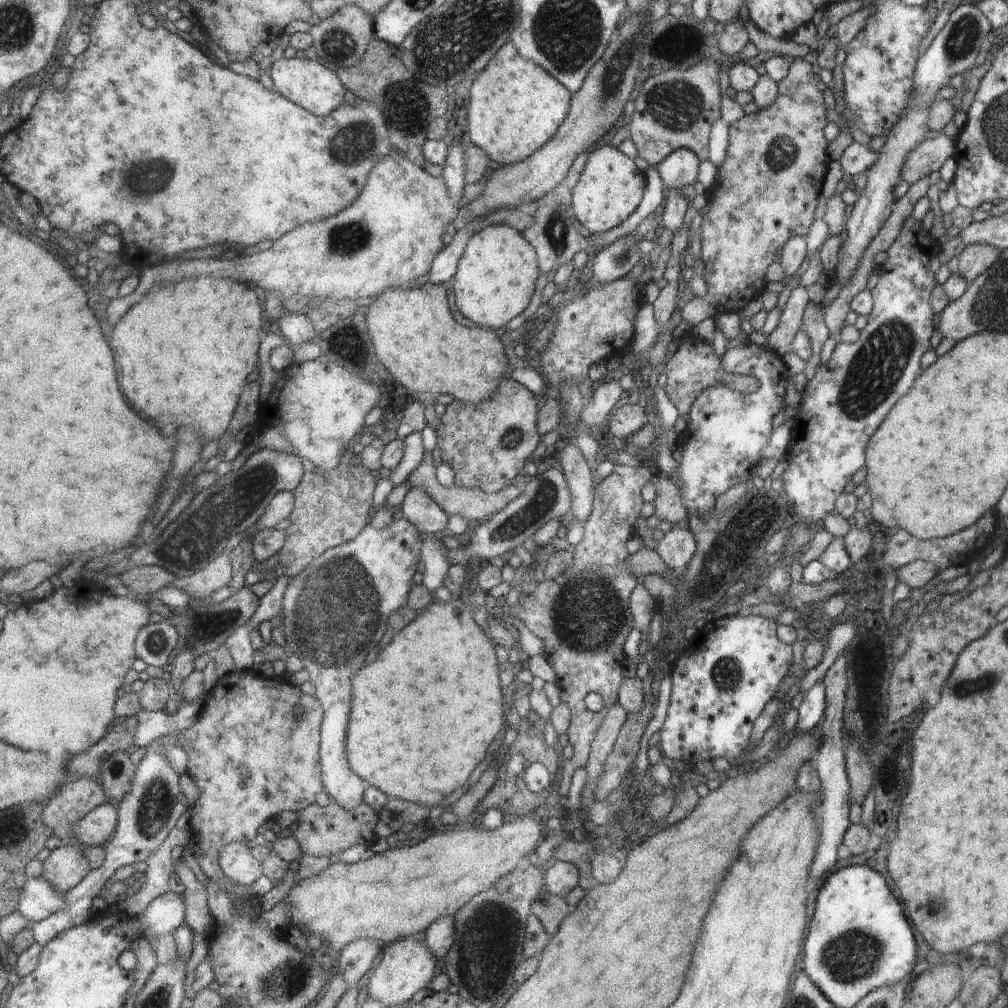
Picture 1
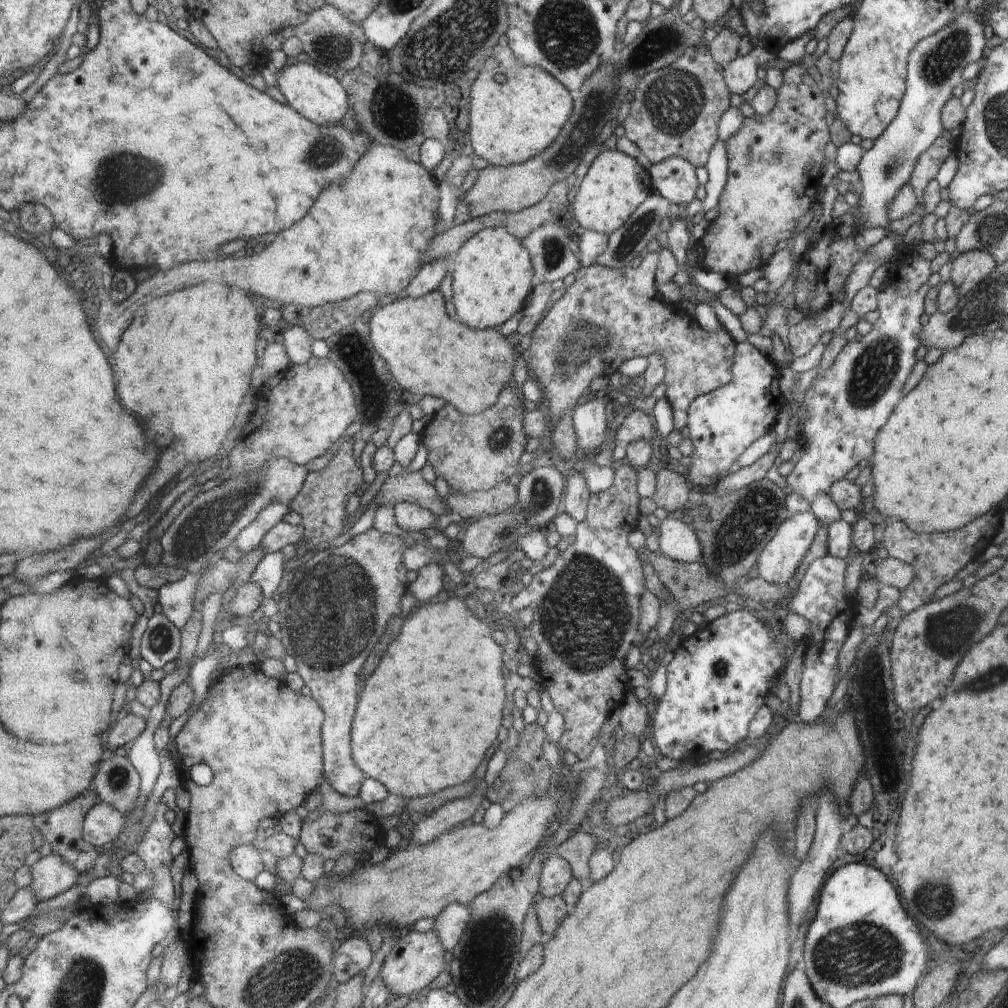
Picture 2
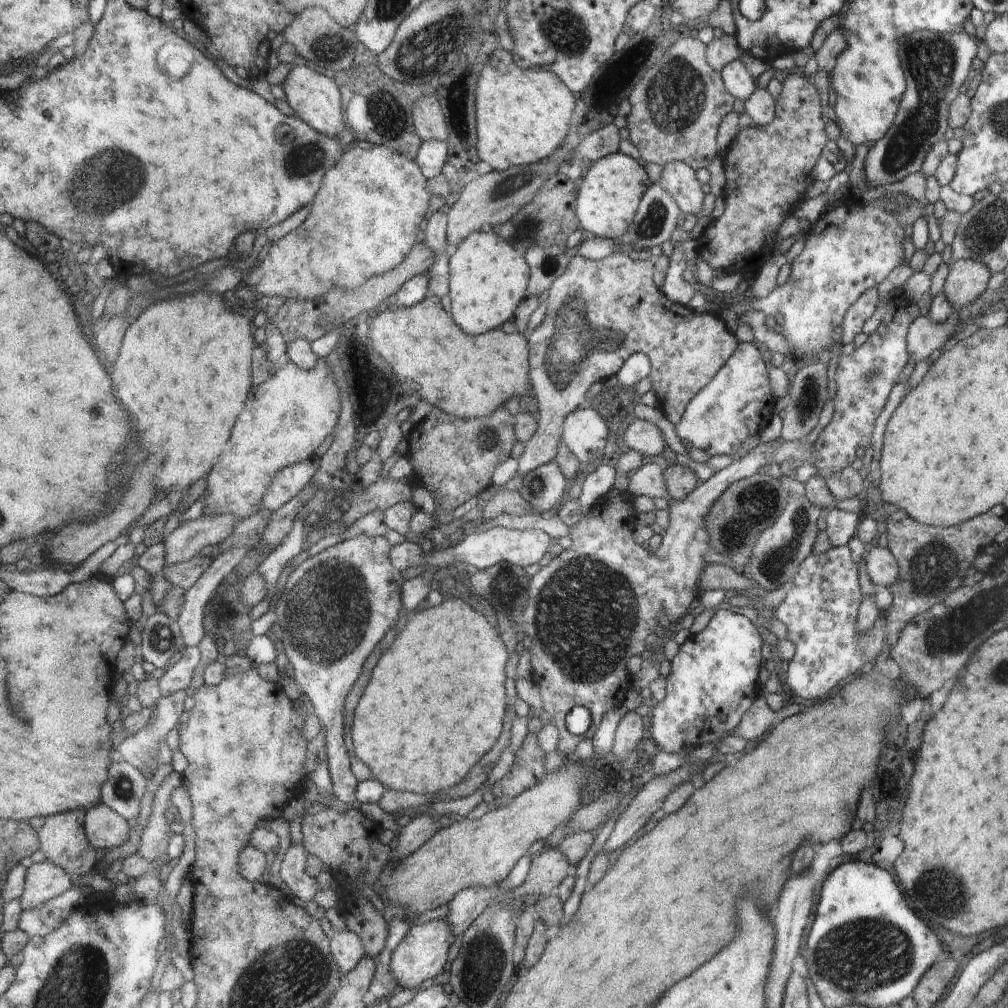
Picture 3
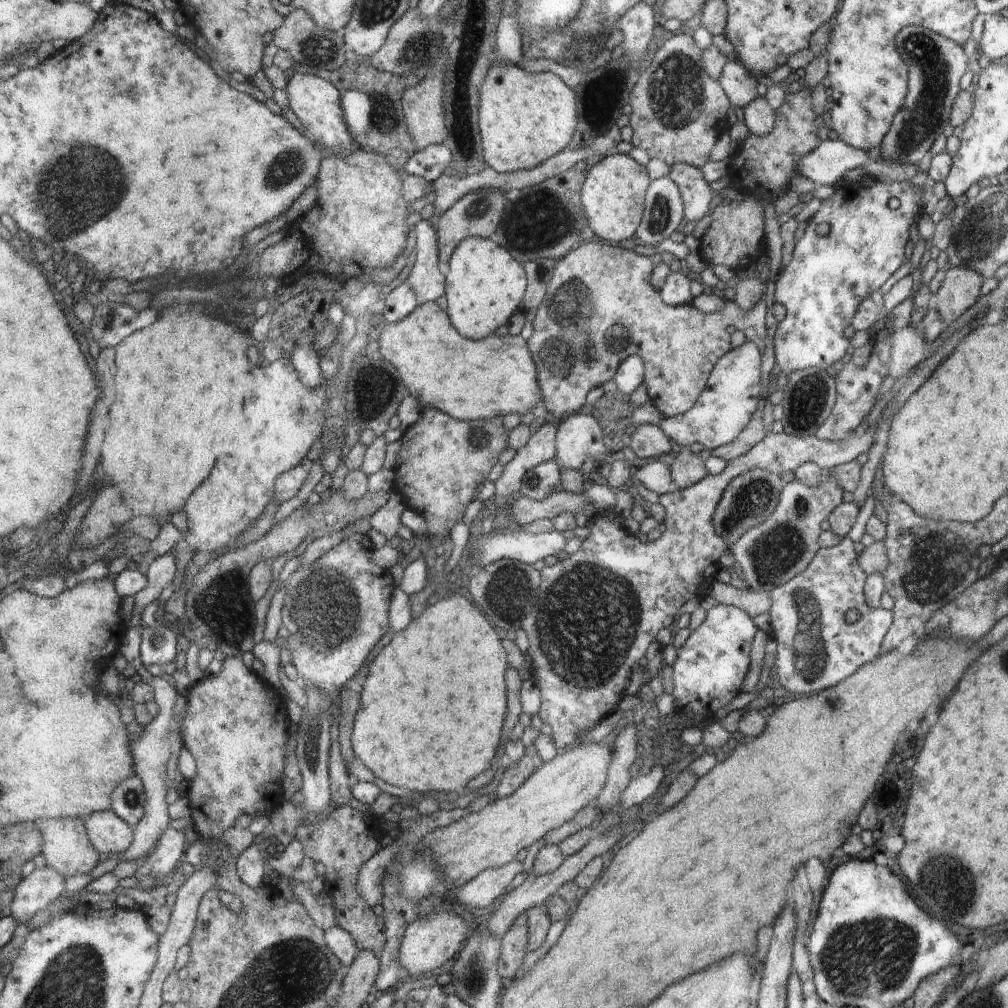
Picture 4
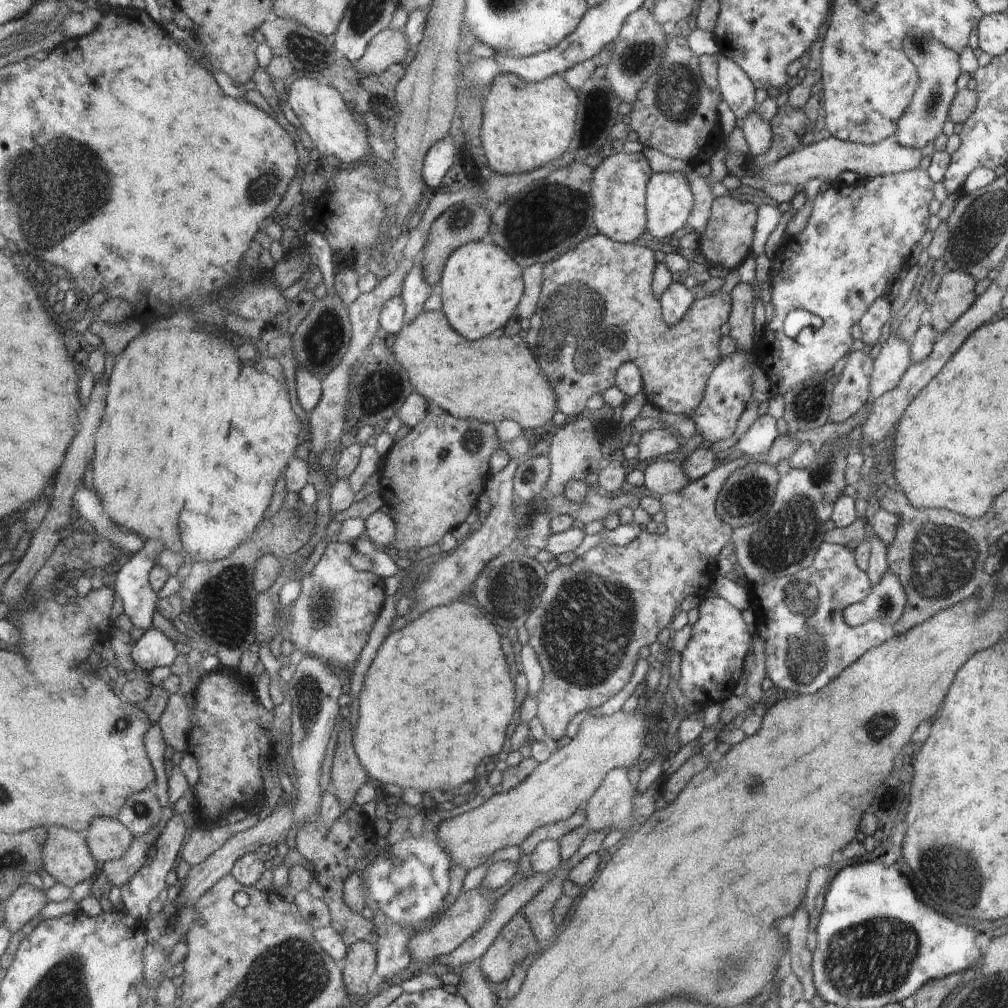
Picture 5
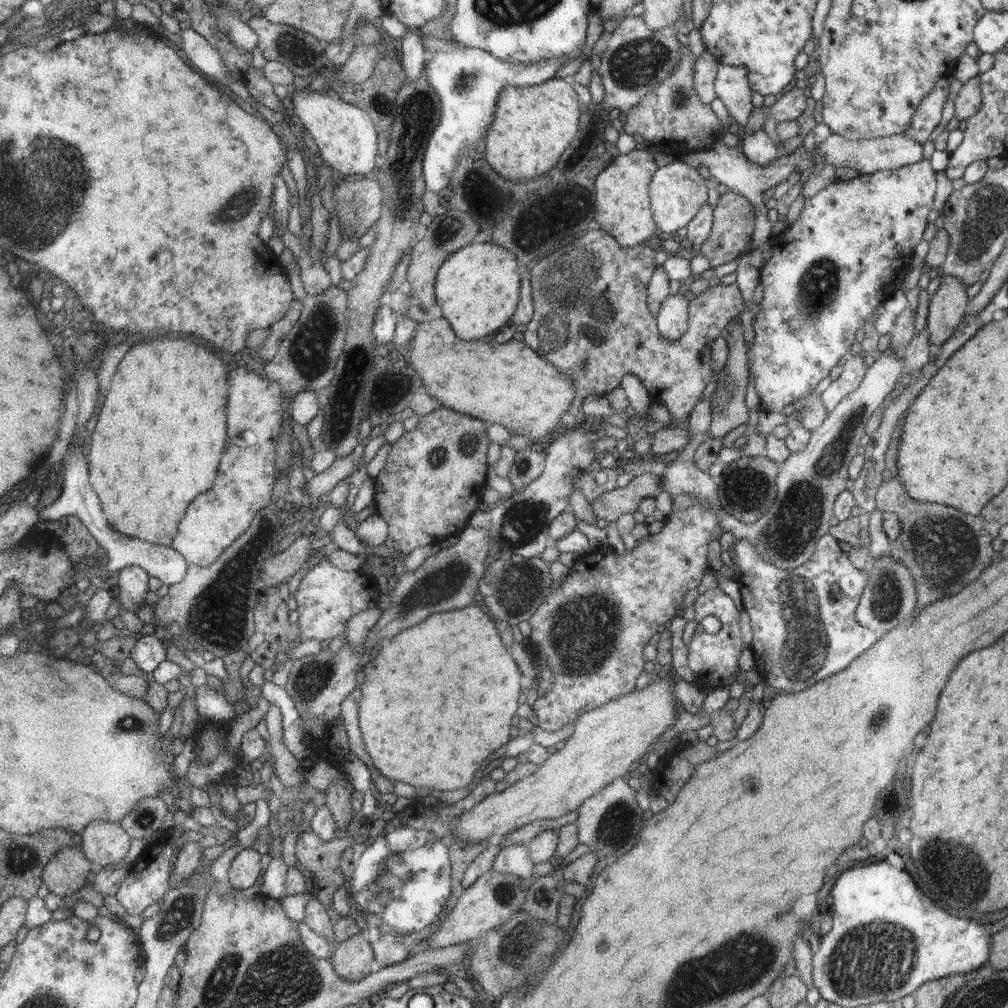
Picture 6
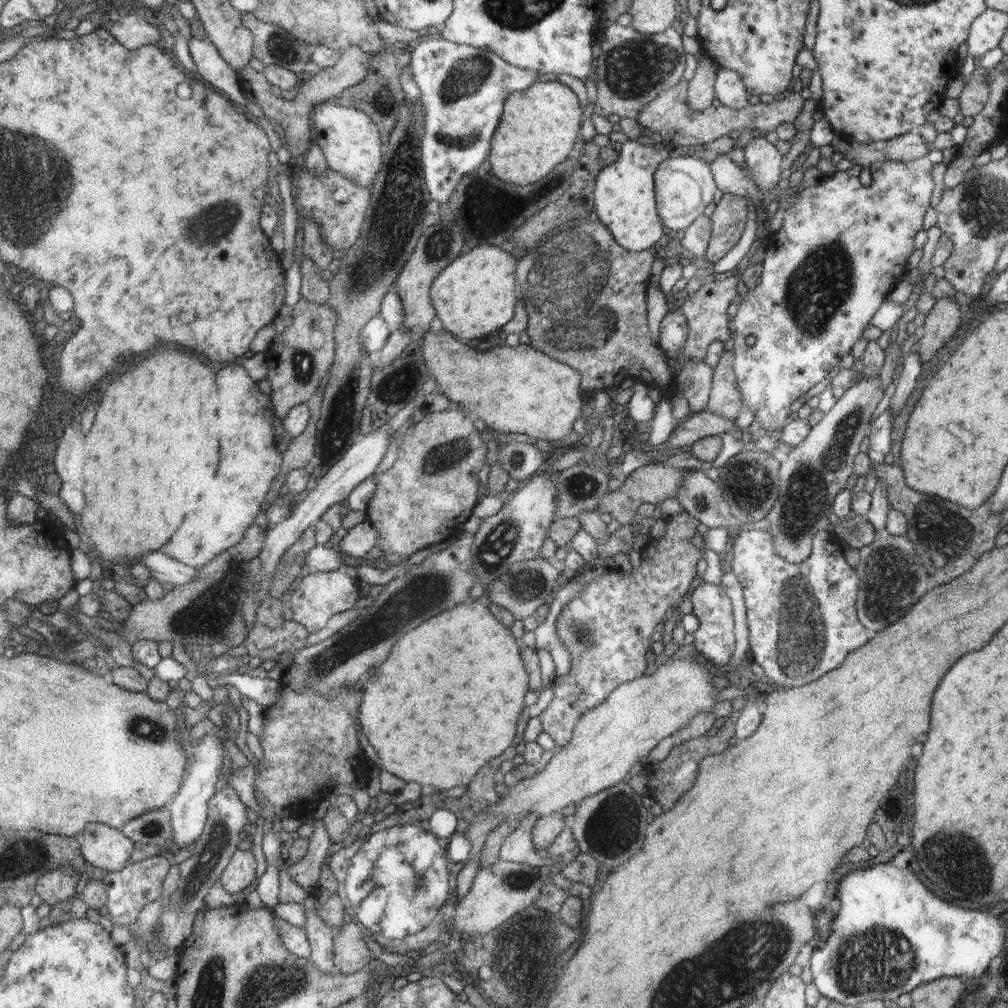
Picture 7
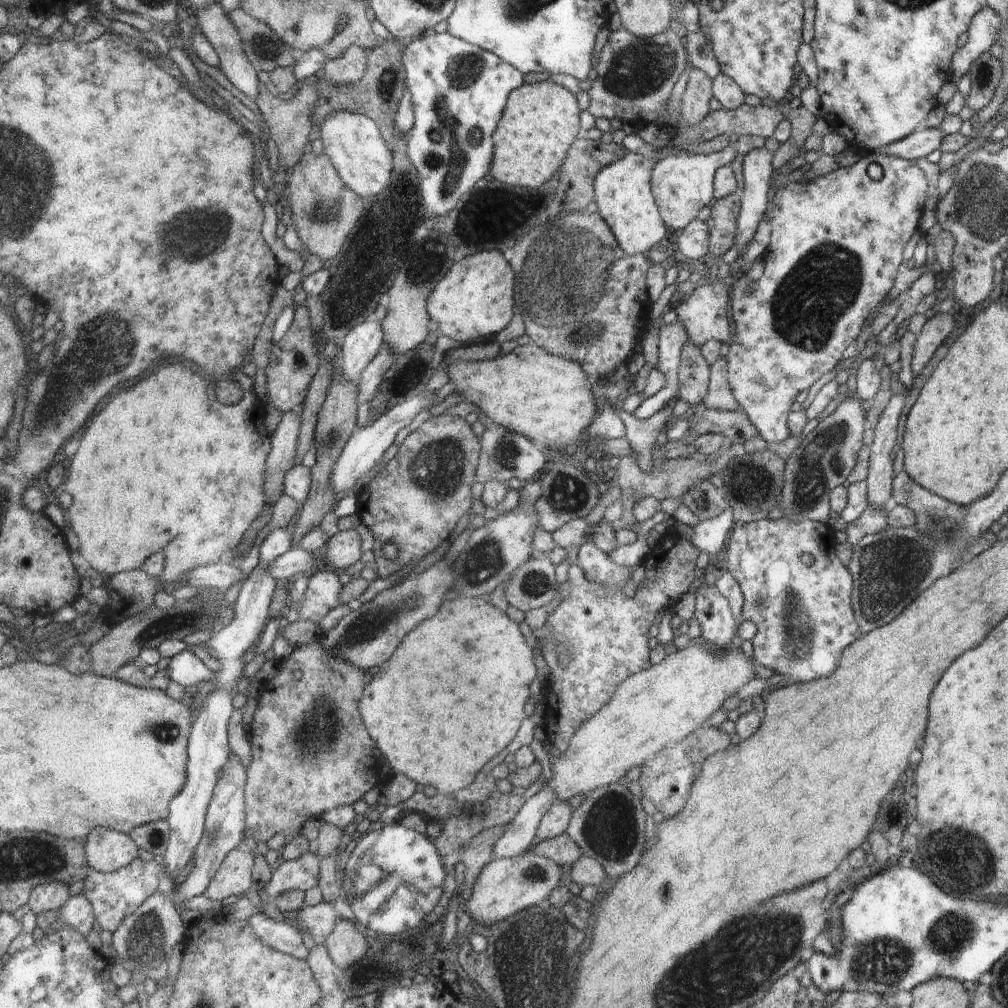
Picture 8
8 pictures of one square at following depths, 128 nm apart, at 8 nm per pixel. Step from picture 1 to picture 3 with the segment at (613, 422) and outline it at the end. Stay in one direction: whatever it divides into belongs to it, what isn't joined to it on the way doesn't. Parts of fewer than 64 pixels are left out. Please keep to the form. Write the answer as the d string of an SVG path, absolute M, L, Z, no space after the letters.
M633 417L626 426L624 443L642 457L660 454L667 446L660 429L650 421Z

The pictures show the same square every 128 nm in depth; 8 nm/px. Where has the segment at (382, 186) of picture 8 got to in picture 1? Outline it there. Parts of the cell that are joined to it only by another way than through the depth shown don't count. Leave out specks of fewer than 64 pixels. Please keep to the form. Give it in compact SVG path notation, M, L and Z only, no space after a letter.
M283 56L272 64L269 75L272 78L274 92L286 96L288 100L292 100L294 104L312 112L314 116L326 116L330 112L336 111L336 108L342 106L342 102L344 102L346 90L342 86L343 82L338 80L338 76L334 72L330 72L318 61Z

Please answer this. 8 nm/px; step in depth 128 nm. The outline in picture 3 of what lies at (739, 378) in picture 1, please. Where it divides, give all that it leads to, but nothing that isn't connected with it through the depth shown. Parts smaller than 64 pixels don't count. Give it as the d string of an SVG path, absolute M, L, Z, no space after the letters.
M614 253L600 260L590 260L578 254L570 257L564 274L551 285L547 297L546 316L528 338L531 370L530 391L534 393L539 409L537 413L538 430L525 442L524 453L518 458L517 475L523 477L536 467L550 463L559 452L560 430L566 414L578 409L578 404L586 402L586 392L590 384L606 376L614 376L622 360L628 360L635 353L644 353L651 362L650 376L652 390L656 392L657 406L665 417L678 424L690 402L710 384L722 370L727 360L735 354L736 338L726 330L726 324L718 314L698 314L688 305L676 304L656 288L652 282L652 262L633 260L627 253Z

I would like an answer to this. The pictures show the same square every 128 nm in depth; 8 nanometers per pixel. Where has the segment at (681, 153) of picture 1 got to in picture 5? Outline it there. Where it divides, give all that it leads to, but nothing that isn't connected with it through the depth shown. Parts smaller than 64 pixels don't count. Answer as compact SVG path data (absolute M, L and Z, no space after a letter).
M695 166L689 167L688 172L684 176L686 176L690 192L694 196L692 212L690 212L690 218L688 218L688 226L691 226L697 235L701 235L706 230L714 196L711 193L707 178L702 177L695 169Z

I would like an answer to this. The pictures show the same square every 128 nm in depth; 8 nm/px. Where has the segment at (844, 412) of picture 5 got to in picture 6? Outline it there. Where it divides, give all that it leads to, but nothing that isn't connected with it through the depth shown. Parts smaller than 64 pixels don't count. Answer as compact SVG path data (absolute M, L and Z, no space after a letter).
M859 354L846 358L840 377L836 381L832 381L828 388L821 393L820 400L828 414L860 386L865 377L862 359Z

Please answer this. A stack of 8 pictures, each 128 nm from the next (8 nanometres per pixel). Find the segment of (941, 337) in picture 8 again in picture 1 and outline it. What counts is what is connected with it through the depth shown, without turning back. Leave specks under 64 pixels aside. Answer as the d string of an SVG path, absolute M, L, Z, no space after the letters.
M968 244L959 252L959 274L970 283L999 260L1000 250L990 244Z

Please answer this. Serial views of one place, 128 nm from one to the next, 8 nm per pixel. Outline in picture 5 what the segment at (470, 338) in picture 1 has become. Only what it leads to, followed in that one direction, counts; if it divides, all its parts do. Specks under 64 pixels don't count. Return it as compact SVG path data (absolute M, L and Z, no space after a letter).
M442 310L439 311L422 311L418 316L416 316L415 320L411 320L410 324L404 324L402 330L399 330L398 334L394 335L395 342L392 346L392 355L394 359L406 372L408 372L410 380L412 381L412 388L414 392L420 394L420 396L425 397L427 402L430 405L436 404L436 406L440 406L441 409L444 409L444 412L451 413L454 417L460 417L461 419L470 419L482 421L484 423L490 424L499 424L502 420L514 420L514 422L518 422L521 428L526 428L526 430L539 430L545 432L548 429L548 422L550 422L550 418L552 418L552 414L556 412L556 394L554 394L554 390L552 390L552 385L548 382L548 377L546 373L539 367L538 361L532 358L532 352L528 352L528 346L526 346L526 342L520 338L520 336L500 336L496 338L496 336L486 336L484 338L488 338L488 340L478 339L474 342L470 342L470 340L466 340L467 337L462 338L460 333L456 334L454 332L455 329L451 327L451 324L448 324L448 320L446 320L446 316L444 316L444 312Z

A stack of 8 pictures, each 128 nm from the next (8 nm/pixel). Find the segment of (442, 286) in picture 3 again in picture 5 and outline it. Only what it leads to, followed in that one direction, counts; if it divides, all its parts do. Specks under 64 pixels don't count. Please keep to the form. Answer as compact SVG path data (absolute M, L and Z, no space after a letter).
M422 260L416 262L408 270L408 274L402 280L402 286L402 302L404 302L404 308L406 308L404 322L410 324L410 321L415 320L416 316L422 312L426 300L437 293L437 289L426 282Z

